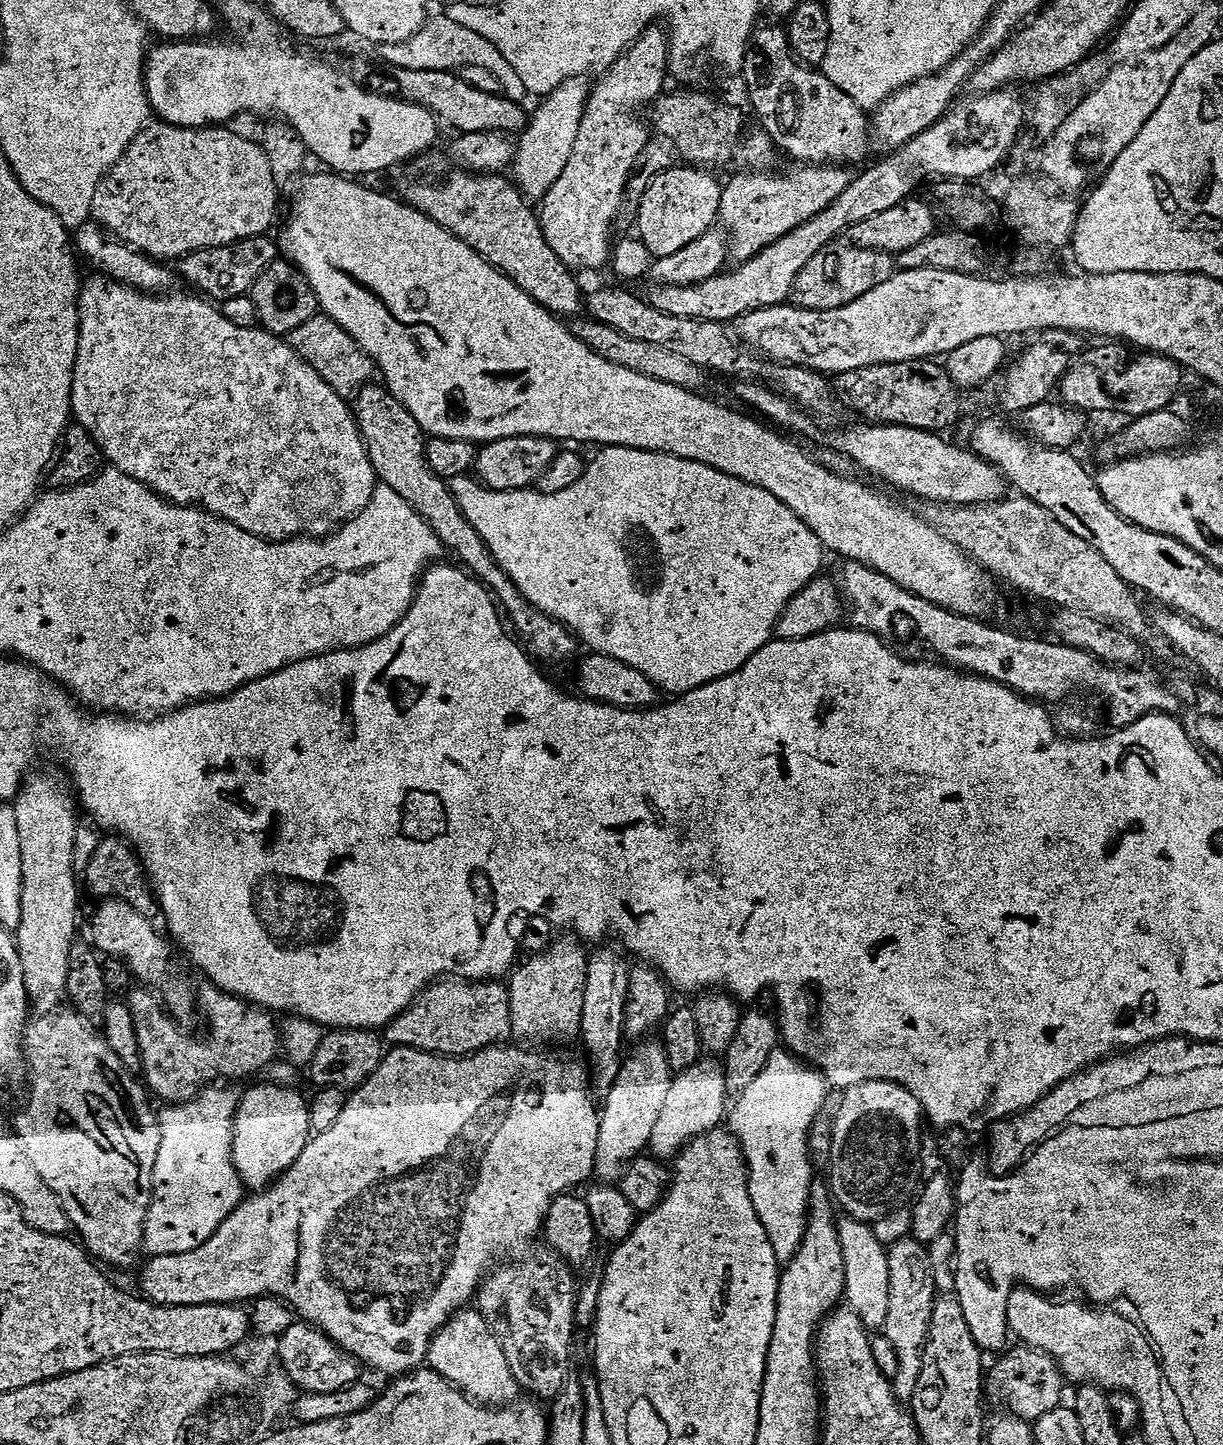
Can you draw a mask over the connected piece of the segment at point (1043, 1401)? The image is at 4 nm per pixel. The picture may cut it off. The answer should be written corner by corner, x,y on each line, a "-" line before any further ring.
1027,1346
1016,1347
1020,1348
1014,1349
1015,1347
1013,1347
1011,1351
997,1359
1001,1360
993,1368
991,1365
986,1376
986,1384
991,1391
993,1388
1002,1399
1017,1404
1021,1408
1019,1411
1025,1420
1035,1422
1065,1403
1066,1377
1060,1371
1060,1365
1056,1363
1056,1359
1050,1354
1038,1352

